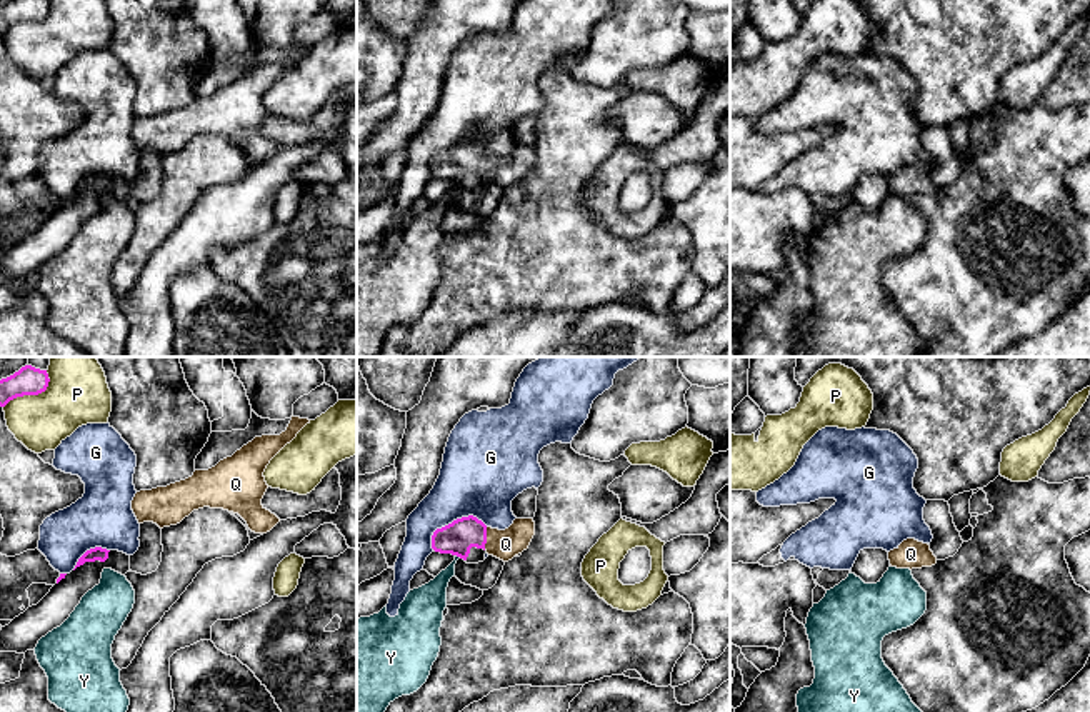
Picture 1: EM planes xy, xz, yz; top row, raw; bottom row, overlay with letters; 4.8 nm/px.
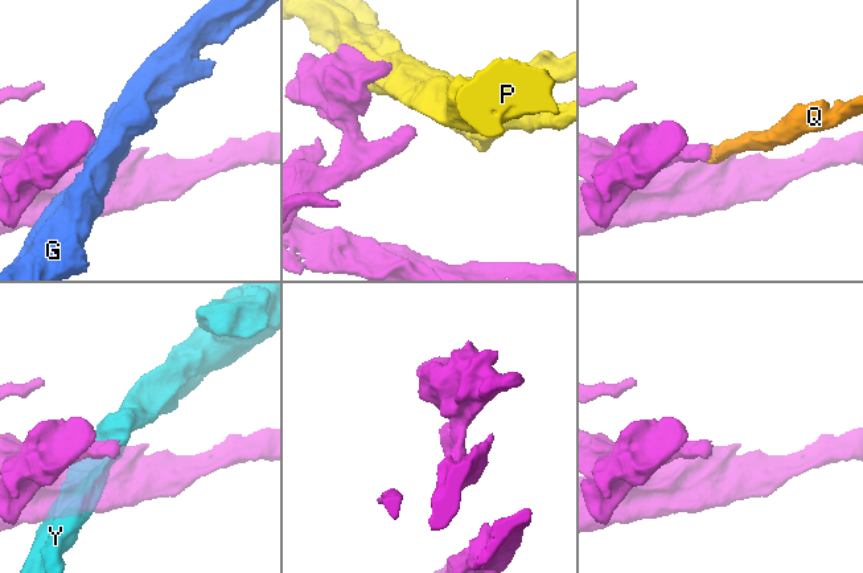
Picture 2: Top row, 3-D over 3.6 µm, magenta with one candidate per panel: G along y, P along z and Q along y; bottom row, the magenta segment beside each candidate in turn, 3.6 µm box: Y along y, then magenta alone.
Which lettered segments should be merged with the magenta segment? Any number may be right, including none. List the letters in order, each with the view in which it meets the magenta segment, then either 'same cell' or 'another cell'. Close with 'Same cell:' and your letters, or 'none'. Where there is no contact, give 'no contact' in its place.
G: xz | another cell
P: xy | another cell
Q: xz | same cell
Y: xz | another cell
Same cell: Q

